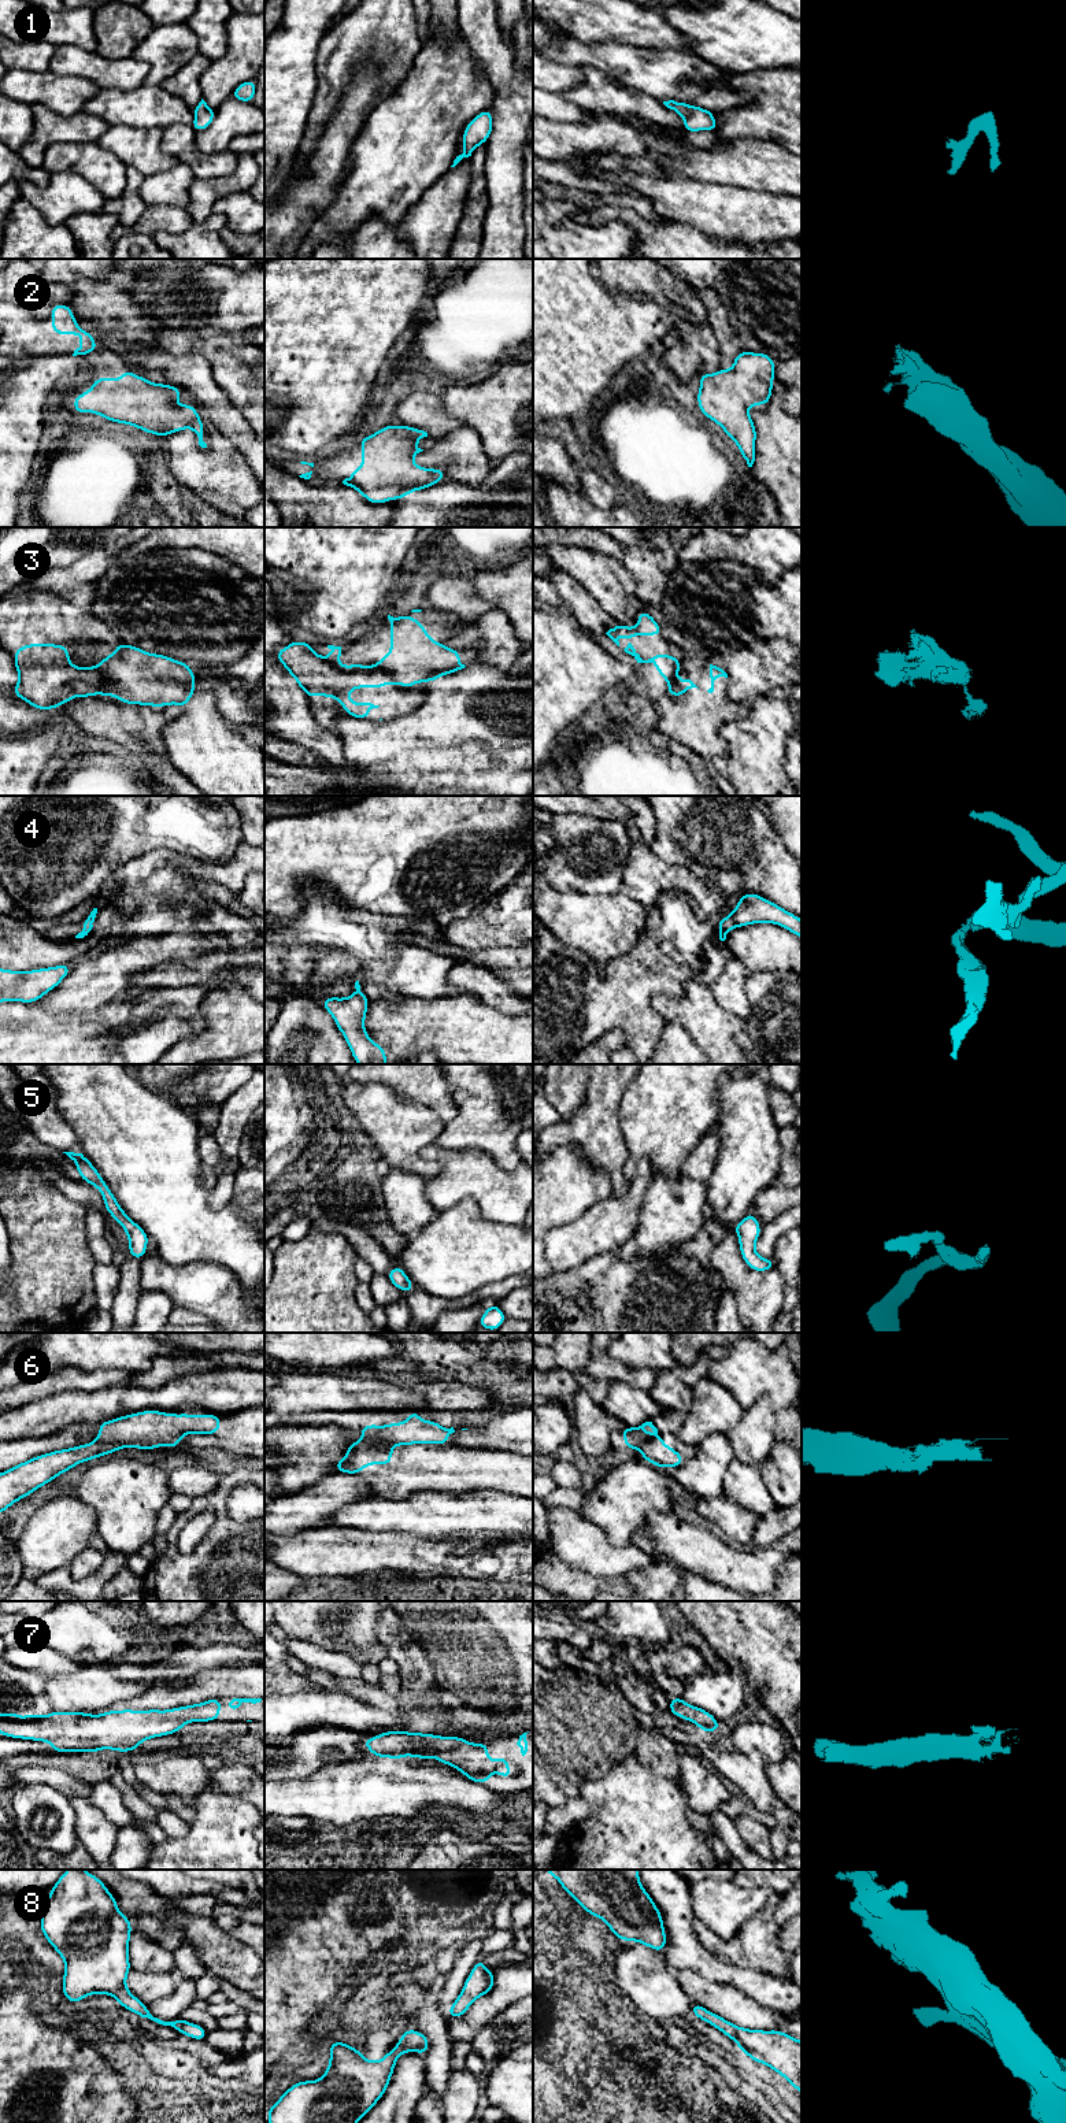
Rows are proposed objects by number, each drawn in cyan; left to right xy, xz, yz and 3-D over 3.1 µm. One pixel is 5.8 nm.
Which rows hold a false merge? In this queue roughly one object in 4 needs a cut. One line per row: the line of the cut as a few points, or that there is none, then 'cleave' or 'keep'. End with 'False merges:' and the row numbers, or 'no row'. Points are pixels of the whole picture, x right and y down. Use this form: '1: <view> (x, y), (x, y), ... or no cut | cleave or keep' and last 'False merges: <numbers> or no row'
1: no cut | keep
2: no cut | keep
3: xy (92, 667), (108, 686), (108, 695) | cleave
4: no cut | keep
5: no cut | keep
6: xz (363, 1438), (389, 1445) | cleave
7: no cut | keep
8: no cut | keep
False merges: 3, 6

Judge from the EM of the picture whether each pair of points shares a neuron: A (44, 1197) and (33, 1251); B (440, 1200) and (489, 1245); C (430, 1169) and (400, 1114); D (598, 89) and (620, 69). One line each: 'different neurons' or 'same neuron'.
A: same neuron
B: different neurons
C: same neuron
D: different neurons

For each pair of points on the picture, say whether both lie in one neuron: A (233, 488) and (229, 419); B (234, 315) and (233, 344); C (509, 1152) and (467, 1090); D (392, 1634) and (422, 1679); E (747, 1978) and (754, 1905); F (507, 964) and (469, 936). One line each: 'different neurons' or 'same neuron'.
A: different neurons
B: different neurons
C: same neuron
D: same neuron
E: different neurons
F: different neurons

